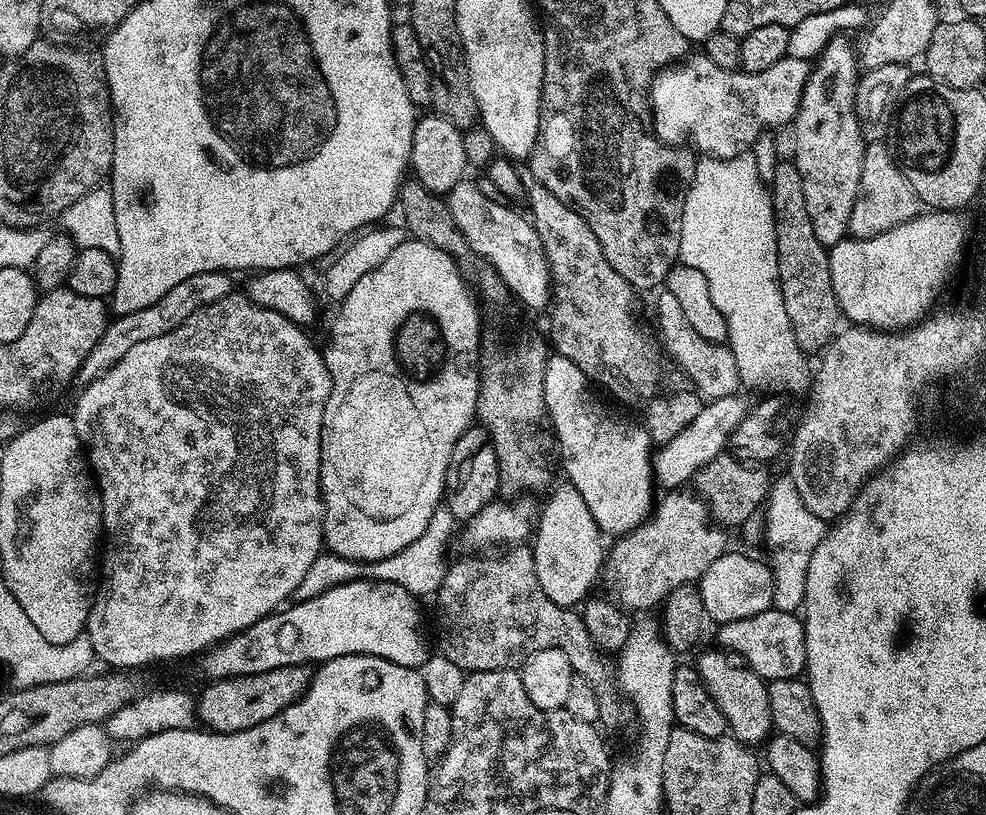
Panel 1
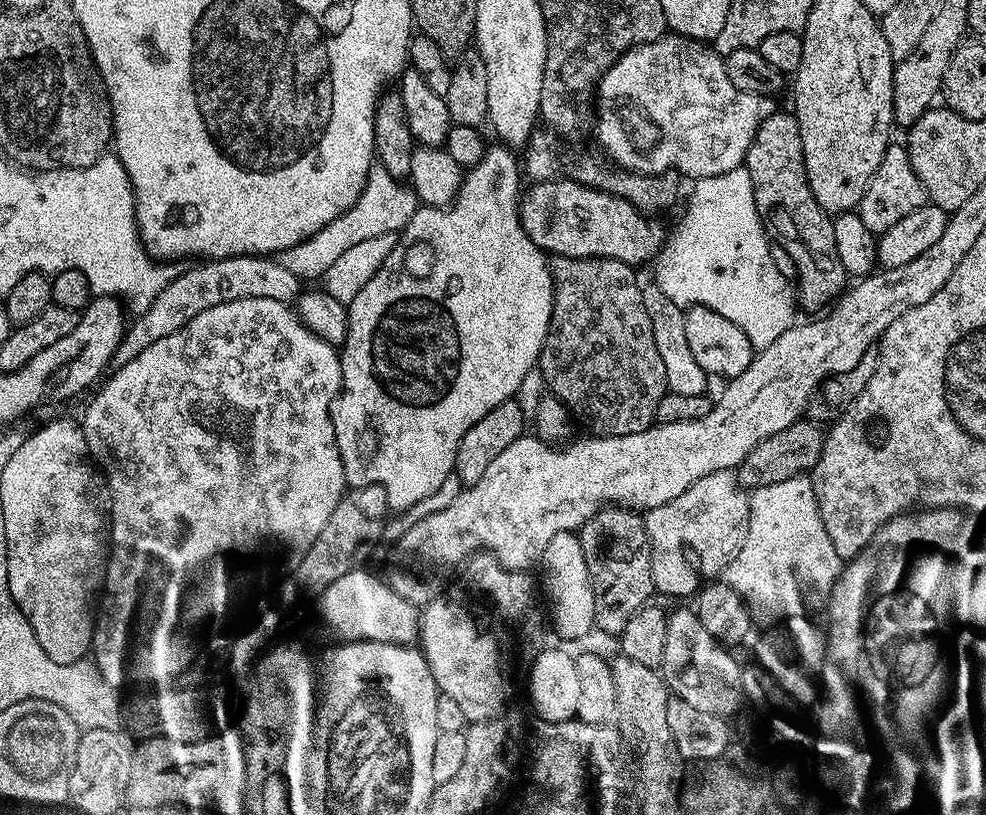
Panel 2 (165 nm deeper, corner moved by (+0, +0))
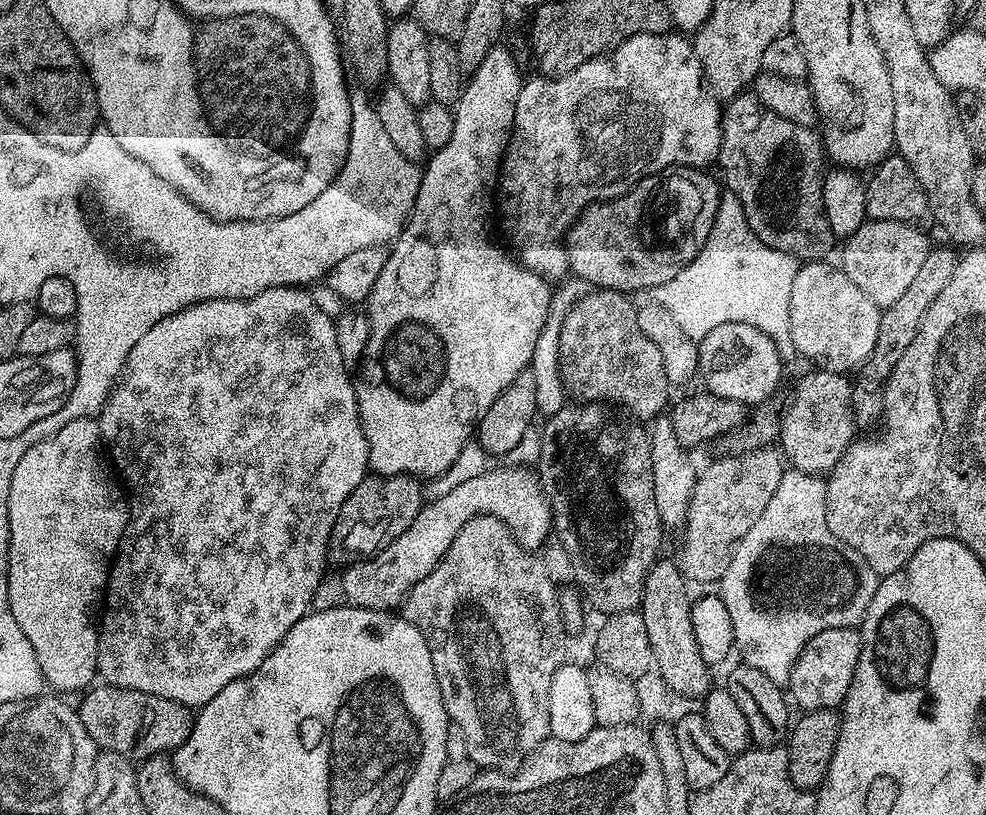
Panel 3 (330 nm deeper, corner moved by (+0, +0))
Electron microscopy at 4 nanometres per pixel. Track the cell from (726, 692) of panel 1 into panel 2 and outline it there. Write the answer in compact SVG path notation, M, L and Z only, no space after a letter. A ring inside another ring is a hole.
M691 607L676 608L667 613L666 646L662 646L659 671L671 695L682 698L690 706L705 714L732 718L741 711L744 700L741 661L731 656L729 649L716 640ZM740 708L740 709L739 709Z

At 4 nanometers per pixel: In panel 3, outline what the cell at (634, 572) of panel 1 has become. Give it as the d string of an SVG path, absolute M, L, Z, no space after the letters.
M775 447L750 448L741 456L724 456L708 464L696 477L694 494L690 498L688 516L684 520L680 553L674 556L685 580L700 584L718 582L726 574L742 538L762 518L770 498L778 490L786 471L785 461Z

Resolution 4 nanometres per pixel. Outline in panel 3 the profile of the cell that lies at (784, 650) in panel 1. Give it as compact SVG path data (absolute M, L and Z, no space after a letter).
M831 628L822 630L822 634L814 634L790 670L786 692L791 703L804 712L819 708L839 709L852 685L859 653L860 633L856 628Z

